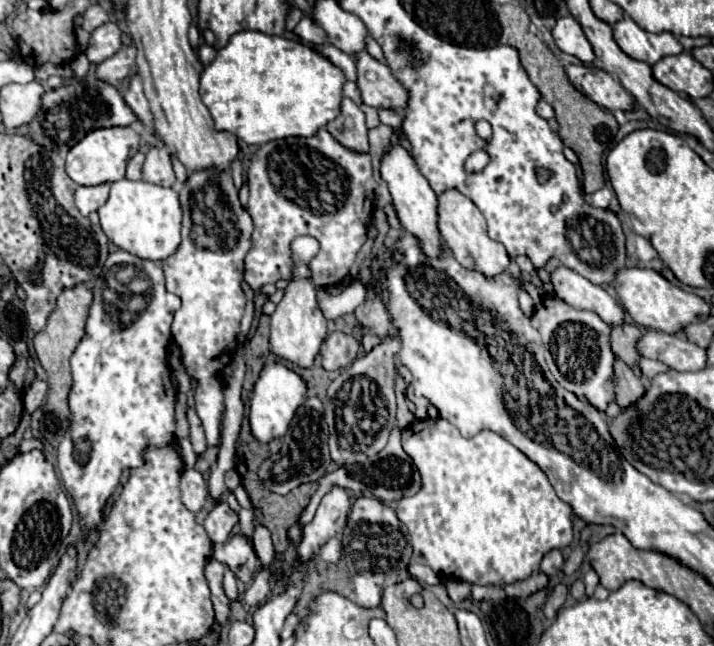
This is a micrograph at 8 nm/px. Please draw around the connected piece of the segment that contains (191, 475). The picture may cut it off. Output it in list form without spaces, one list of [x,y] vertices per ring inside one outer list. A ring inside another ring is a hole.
[[[187,469],[181,477],[181,495],[183,495],[183,503],[189,511],[197,513],[199,509],[203,509],[209,491],[207,491],[207,481],[201,473],[197,473],[195,469]]]

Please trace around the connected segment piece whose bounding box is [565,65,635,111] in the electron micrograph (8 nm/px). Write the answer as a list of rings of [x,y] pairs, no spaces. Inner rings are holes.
[[[569,65],[565,71],[575,89],[587,95],[599,107],[605,107],[609,111],[635,109],[633,95],[627,93],[625,87],[607,71],[595,71],[585,65]]]

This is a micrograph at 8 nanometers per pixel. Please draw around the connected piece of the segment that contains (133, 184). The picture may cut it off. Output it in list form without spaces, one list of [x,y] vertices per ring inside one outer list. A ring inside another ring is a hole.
[[[121,179],[111,183],[109,199],[97,209],[97,213],[101,219],[101,229],[109,241],[141,259],[163,261],[167,255],[175,253],[175,247],[179,247],[181,207],[173,189],[165,189],[147,181]]]

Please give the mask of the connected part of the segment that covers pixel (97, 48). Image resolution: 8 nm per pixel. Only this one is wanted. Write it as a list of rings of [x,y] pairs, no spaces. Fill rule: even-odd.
[[[105,23],[91,33],[89,47],[85,51],[91,63],[101,63],[121,49],[121,31],[115,23]]]

